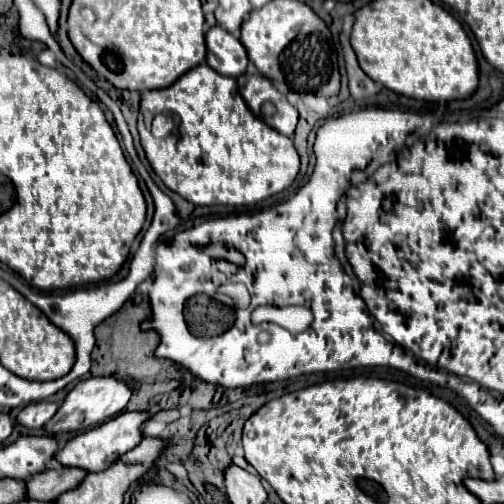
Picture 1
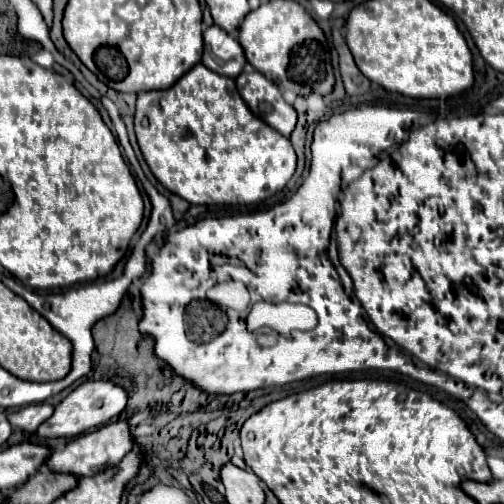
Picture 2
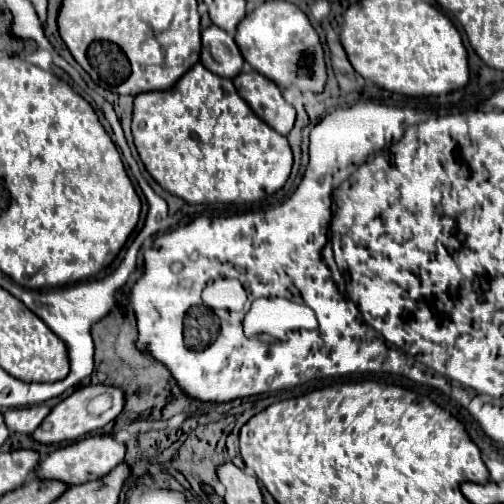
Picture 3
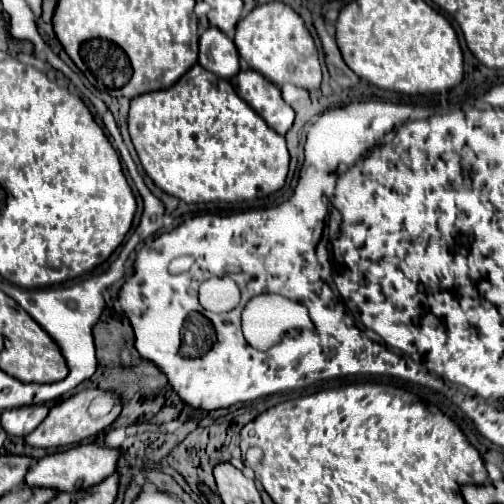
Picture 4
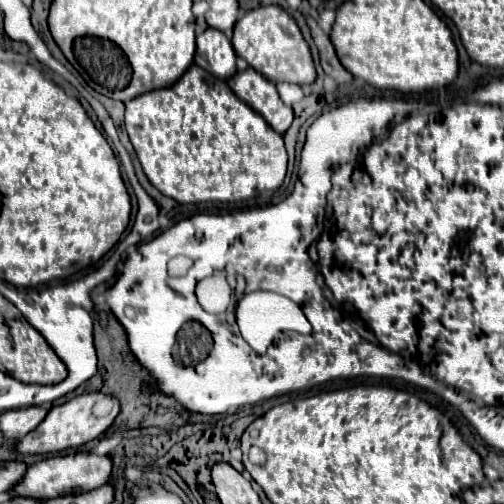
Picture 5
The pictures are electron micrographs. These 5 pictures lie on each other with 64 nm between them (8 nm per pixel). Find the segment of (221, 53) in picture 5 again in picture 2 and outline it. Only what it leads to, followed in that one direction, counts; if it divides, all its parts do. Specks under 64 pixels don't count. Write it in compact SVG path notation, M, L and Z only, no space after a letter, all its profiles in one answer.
M210 26L204 32L202 64L216 74L236 78L242 72L246 58L238 40L228 36L220 26Z

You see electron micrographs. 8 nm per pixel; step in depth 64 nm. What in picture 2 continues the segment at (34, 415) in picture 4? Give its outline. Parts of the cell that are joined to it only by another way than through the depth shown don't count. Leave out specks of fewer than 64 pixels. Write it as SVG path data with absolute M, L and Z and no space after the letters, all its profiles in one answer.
M42 402L42 404L30 404L30 406L24 406L20 408L18 412L12 412L8 414L8 422L12 424L12 428L18 428L18 430L26 430L26 432L36 432L36 428L48 420L54 412L54 406Z

